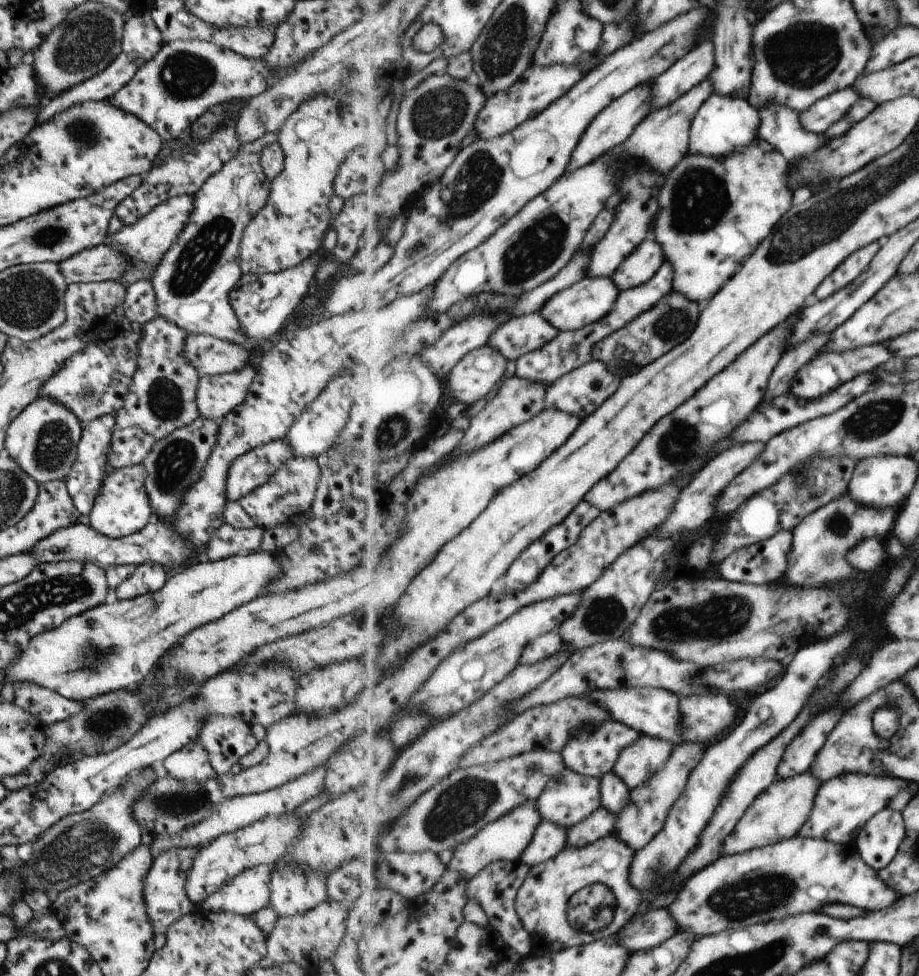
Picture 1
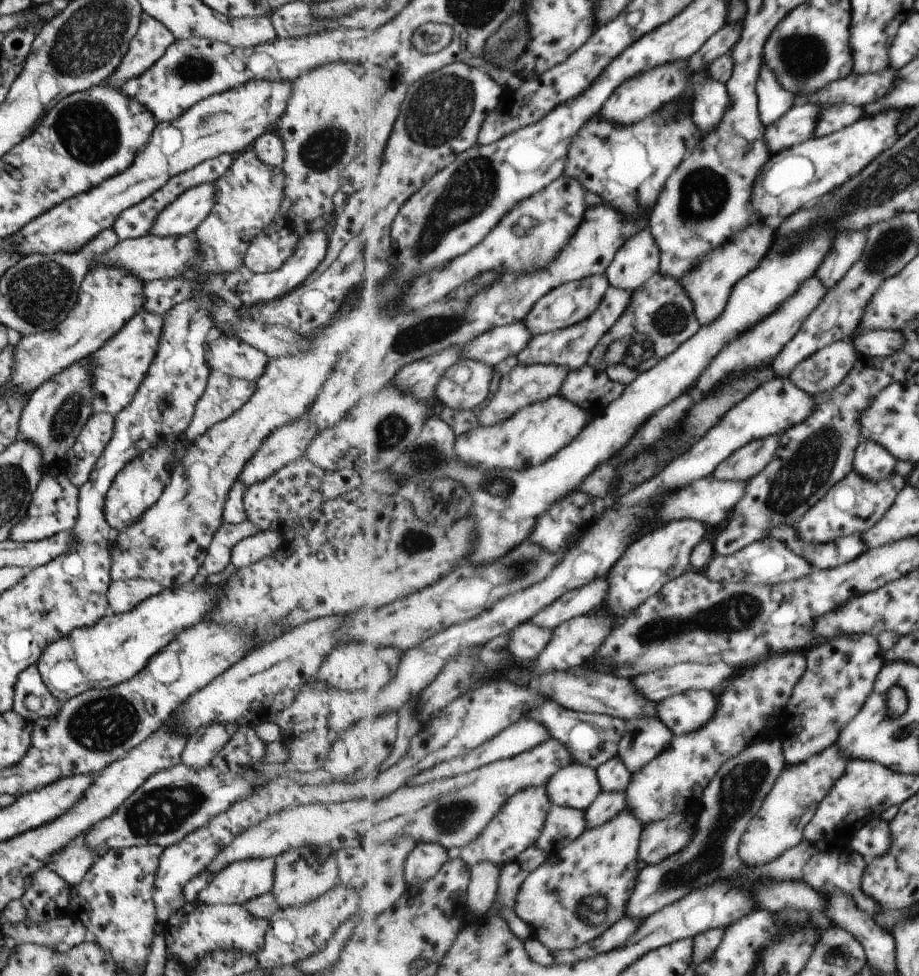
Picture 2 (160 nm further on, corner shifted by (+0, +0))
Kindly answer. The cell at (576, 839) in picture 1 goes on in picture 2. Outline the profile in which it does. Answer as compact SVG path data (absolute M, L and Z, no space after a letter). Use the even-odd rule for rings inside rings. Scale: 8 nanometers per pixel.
M603 790L596 801L586 810L587 829L612 821L627 806L626 791L609 792Z

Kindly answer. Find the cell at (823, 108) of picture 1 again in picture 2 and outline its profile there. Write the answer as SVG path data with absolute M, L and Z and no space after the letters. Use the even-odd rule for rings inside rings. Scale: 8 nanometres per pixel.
M809 102L793 105L781 120L766 129L766 141L772 154L813 137L822 110L822 107Z

